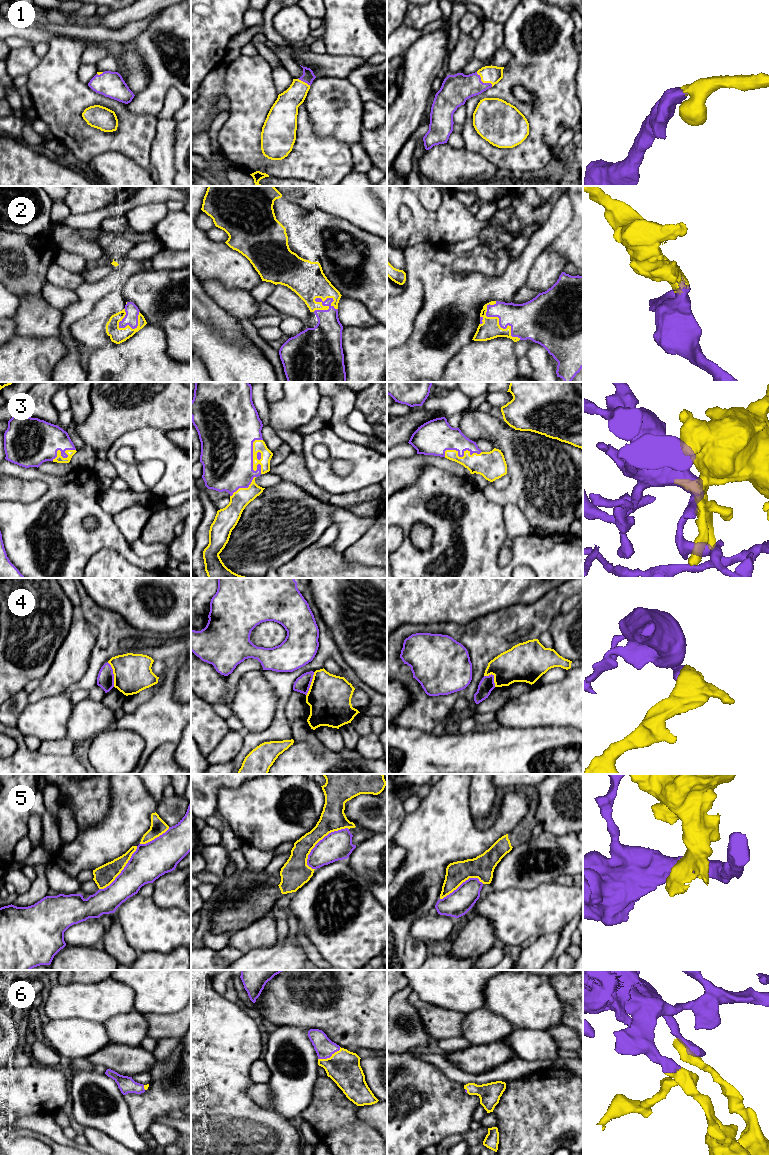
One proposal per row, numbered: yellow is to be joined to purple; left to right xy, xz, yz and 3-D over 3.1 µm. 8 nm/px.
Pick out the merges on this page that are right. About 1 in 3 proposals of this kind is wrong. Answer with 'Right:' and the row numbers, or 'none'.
Right: 1, 2, 3, 6

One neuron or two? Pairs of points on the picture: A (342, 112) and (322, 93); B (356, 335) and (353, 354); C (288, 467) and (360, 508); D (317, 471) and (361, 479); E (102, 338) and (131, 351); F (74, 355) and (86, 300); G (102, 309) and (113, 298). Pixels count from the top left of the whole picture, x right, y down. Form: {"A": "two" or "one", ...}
{"A": "one", "B": "one", "C": "two", "D": "one", "E": "two", "F": "one", "G": "one"}

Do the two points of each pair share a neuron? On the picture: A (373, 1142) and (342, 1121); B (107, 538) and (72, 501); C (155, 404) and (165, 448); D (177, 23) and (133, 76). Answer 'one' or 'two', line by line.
A: one
B: one
C: two
D: two

